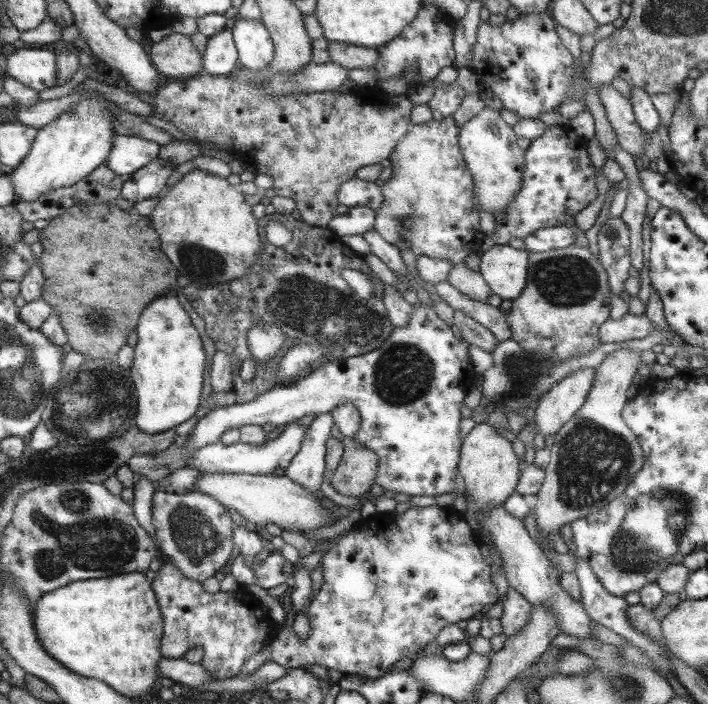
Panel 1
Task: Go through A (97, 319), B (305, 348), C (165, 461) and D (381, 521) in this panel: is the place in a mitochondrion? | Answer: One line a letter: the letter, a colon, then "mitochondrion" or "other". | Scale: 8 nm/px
A: mitochondrion
B: other
C: other
D: other

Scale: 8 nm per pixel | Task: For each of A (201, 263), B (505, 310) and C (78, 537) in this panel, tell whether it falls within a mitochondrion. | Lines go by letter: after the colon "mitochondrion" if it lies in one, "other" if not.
A: mitochondrion
B: other
C: mitochondrion

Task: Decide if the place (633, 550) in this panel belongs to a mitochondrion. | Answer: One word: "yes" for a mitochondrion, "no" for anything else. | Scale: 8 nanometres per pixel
yes

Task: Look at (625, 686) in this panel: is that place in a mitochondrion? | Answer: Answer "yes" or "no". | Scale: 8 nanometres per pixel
yes

